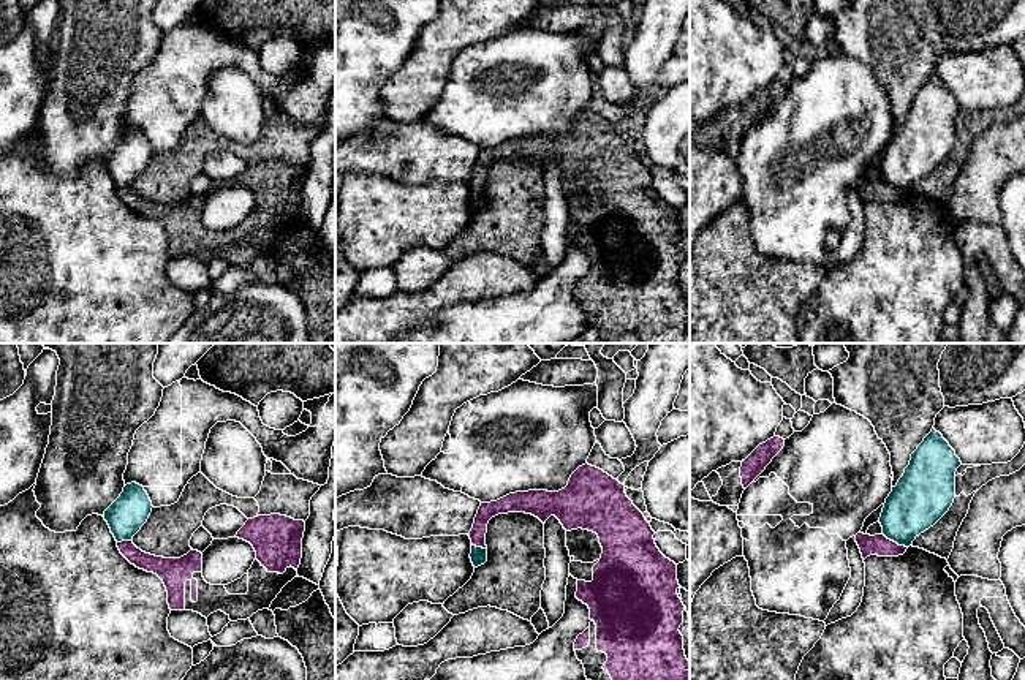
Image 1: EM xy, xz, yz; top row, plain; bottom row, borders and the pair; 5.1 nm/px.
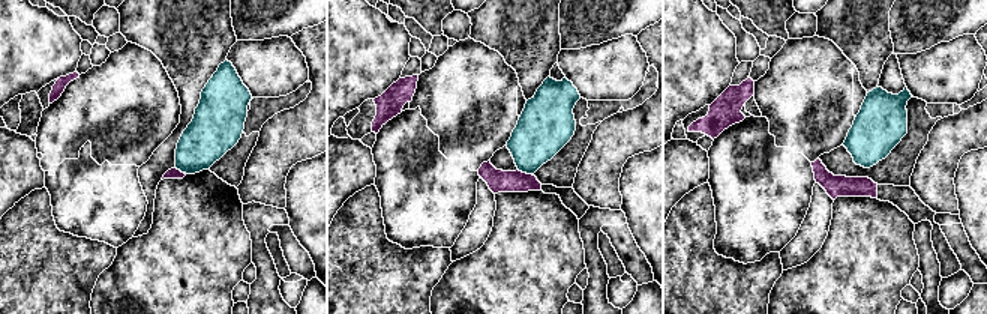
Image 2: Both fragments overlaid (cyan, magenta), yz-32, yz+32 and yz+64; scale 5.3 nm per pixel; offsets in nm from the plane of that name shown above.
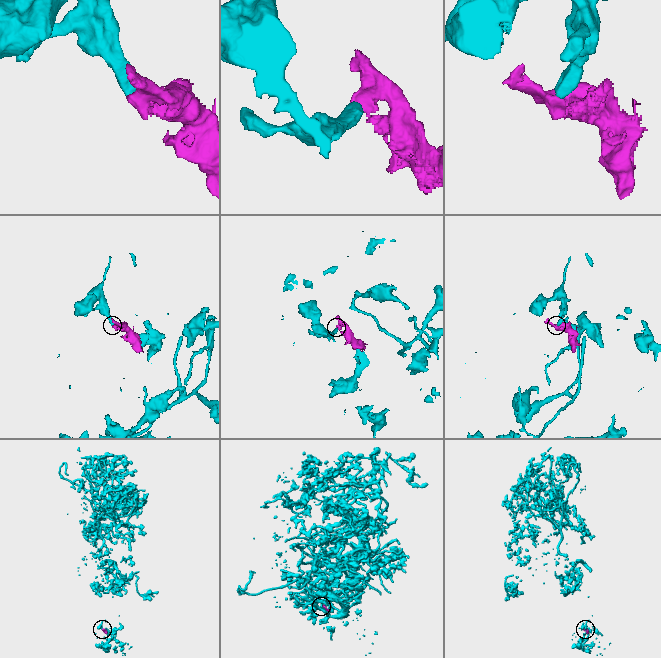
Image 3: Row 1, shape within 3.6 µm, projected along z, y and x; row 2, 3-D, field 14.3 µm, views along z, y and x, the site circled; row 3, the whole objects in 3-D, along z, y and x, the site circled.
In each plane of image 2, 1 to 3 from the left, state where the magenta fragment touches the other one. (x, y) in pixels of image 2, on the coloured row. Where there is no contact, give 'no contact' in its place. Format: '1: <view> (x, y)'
1: yz-32 (179, 169)
2: yz+32 (525, 172)
3: no contact

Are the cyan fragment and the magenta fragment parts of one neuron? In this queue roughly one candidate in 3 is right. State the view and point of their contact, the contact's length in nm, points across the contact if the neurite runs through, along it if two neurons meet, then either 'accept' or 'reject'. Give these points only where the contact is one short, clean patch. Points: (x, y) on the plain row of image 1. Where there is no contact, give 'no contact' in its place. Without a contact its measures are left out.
yz (896, 187) | 150 nm | along yz (883, 179), (907, 193) | reject

